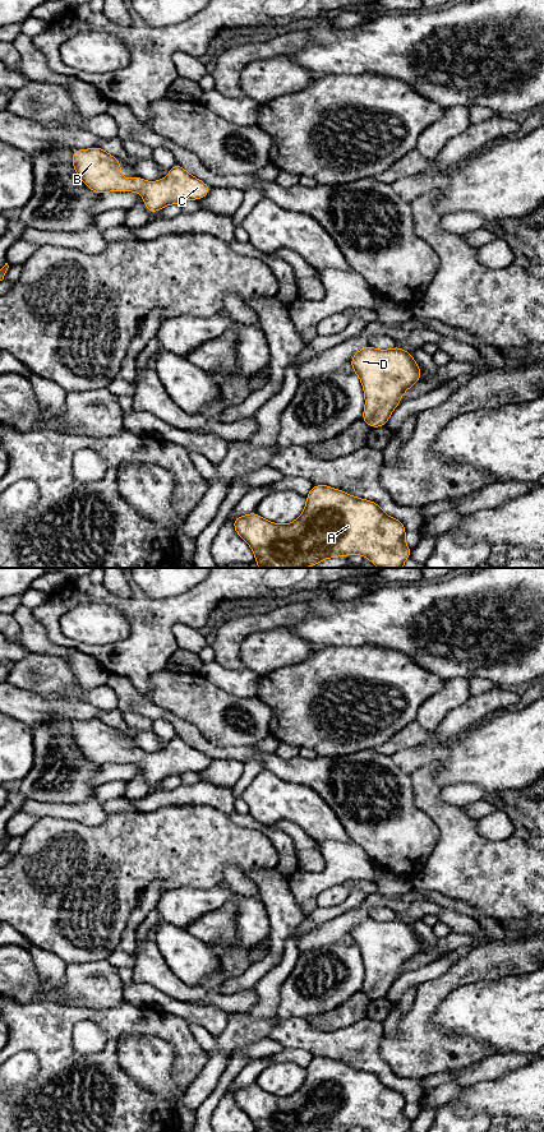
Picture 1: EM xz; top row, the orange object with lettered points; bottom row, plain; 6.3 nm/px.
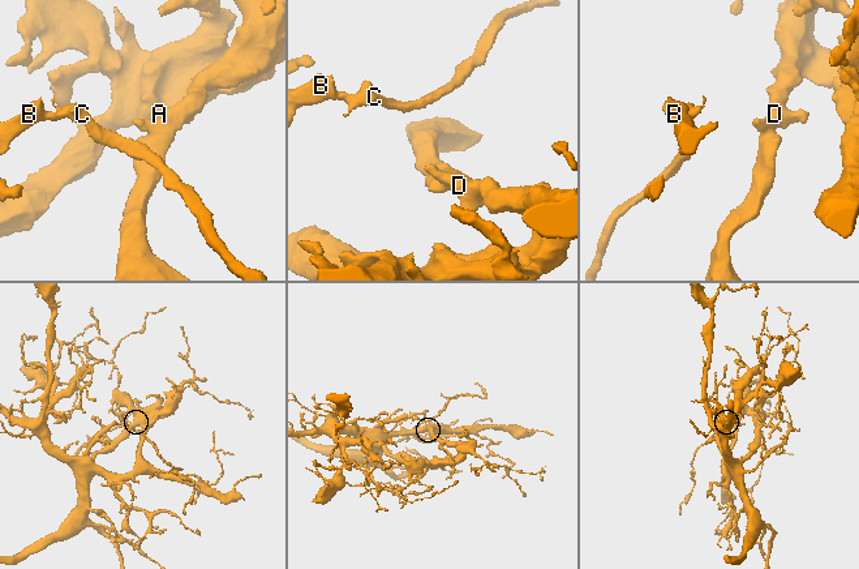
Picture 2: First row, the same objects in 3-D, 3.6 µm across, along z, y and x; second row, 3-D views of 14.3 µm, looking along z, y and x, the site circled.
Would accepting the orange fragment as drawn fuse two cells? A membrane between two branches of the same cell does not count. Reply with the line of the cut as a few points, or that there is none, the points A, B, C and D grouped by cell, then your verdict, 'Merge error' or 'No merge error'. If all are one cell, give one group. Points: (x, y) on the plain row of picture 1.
No split. Groups: A B C D. No merge error

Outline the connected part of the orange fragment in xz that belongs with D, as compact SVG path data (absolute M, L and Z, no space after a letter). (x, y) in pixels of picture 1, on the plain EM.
M369 916L354 925L351 941L364 960L365 980L361 992L372 1001L387 997L401 967L421 948L411 925L398 918L375 921Z

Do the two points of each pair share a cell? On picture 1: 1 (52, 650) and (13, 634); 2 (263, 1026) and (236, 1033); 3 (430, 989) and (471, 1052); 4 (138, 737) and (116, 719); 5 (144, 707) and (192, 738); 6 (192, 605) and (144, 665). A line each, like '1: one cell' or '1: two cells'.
1: two cells
2: one cell
3: one cell
4: one cell
5: one cell
6: one cell

